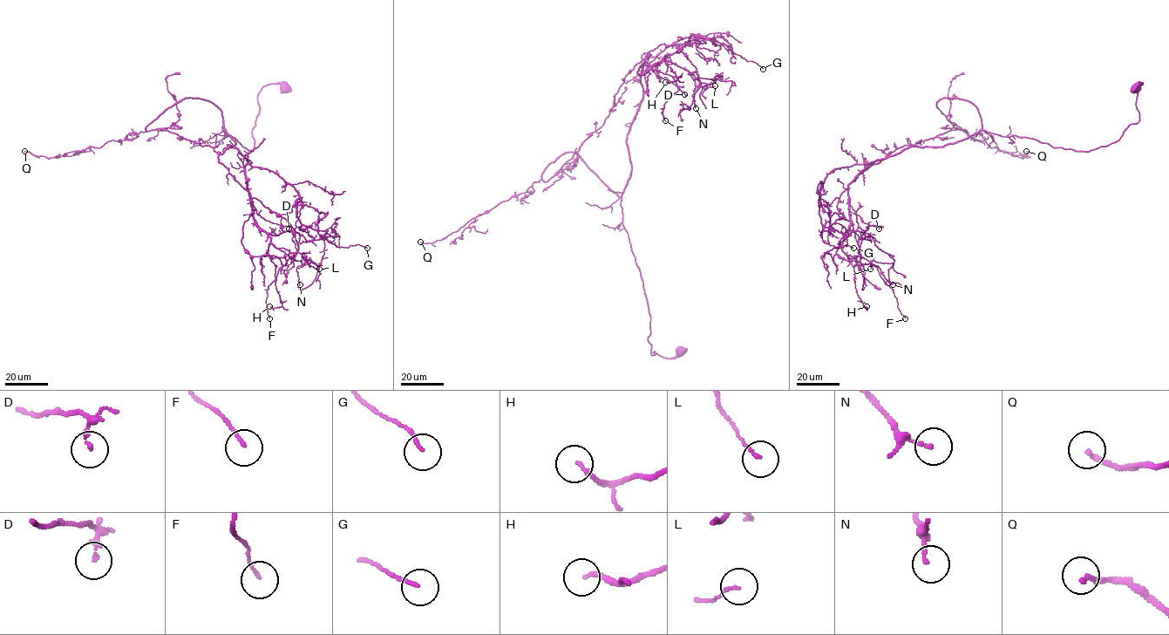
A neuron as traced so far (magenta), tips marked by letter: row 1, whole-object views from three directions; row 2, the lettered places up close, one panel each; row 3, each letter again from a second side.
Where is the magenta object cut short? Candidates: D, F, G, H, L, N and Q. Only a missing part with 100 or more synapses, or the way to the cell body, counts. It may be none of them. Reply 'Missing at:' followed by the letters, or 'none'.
Missing at: Q

